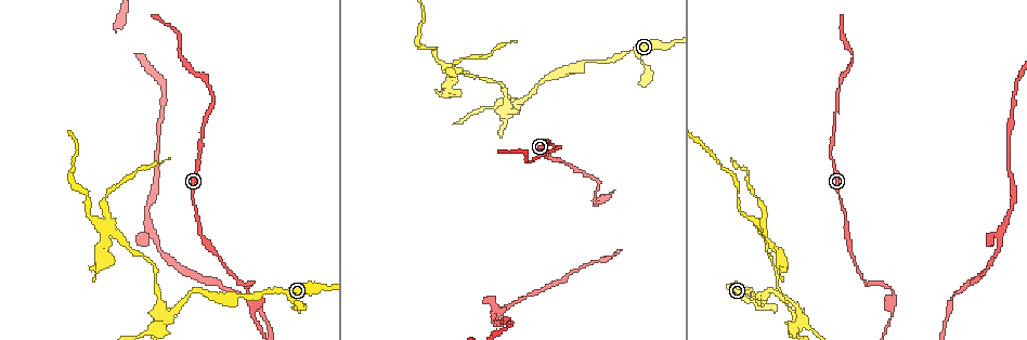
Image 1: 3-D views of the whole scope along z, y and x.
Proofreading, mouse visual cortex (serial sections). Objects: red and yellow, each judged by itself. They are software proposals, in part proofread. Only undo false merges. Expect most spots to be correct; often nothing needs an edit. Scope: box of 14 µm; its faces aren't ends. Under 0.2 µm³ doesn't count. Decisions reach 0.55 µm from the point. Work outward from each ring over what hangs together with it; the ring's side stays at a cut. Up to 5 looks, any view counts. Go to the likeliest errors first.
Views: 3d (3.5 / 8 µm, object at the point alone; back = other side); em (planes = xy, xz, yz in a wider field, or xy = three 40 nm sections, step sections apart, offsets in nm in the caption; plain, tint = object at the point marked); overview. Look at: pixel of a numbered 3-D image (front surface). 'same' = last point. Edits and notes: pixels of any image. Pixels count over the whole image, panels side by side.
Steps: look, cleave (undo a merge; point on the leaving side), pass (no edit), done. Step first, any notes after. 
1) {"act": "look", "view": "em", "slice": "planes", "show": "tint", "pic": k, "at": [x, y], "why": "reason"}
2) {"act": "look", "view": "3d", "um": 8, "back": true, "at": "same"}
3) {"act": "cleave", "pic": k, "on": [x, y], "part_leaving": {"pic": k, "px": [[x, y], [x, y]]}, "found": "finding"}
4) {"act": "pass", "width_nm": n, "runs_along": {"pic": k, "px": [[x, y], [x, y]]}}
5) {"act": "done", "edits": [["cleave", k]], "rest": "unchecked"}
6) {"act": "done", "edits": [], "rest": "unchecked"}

{"act": "look", "view": "3d", "um": 8, "pic": 1, "at": [506, 107], "why": "four-way junction"}

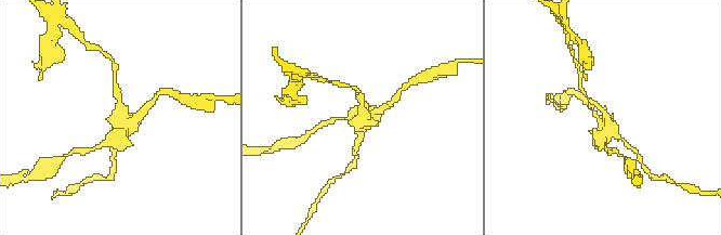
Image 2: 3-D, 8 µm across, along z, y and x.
{"act": "look", "view": "em", "slice": "xy", "step": 3, "show": "tint", "pic": 2, "at": [126, 126]}

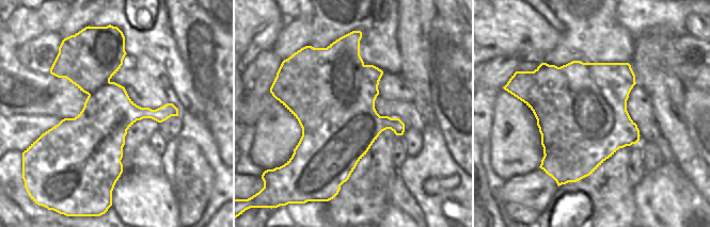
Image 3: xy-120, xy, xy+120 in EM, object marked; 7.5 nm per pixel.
{"act": "cleave", "pic": 2, "on": [357, 143], "part_leaving": {"pic": 2, "px": [[123, 119], [115, 86]]}, "found": "two cells meet here"}

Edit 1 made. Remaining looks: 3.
{"act": "look", "view": "overview"}

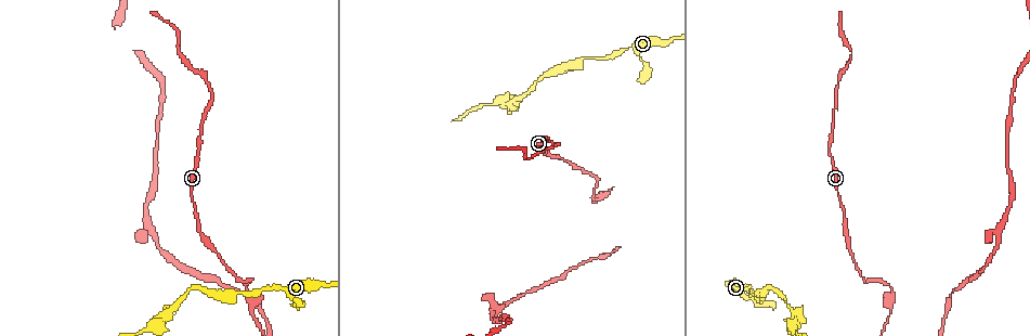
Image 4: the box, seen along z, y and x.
{"act": "look", "view": "3d", "um": 8, "back": true, "pic": 4, "at": [246, 285], "why": "sharp bend"}

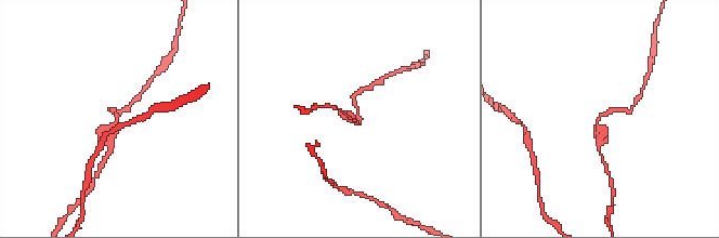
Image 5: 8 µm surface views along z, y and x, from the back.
{"act": "look", "view": "em", "slice": "xy", "step": 1, "show": "tint", "pic": 5, "at": [599, 120]}

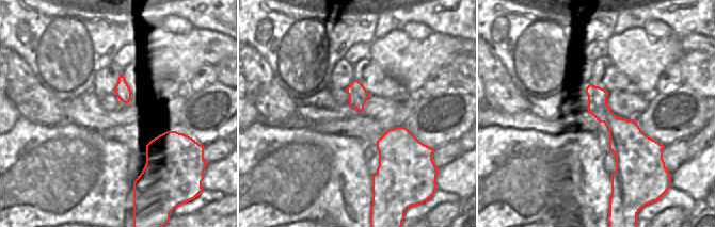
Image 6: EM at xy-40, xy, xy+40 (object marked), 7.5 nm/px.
{"act": "pass", "width_nm": 150, "runs_along": {"pic": 5, "px": [[625, 110], [611, 110], [597, 120], [599, 148]]}, "found": "all the same cell"}

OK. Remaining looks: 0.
{"act": "done", "edits": [["cleave", 2]], "rest": "unchecked"}

